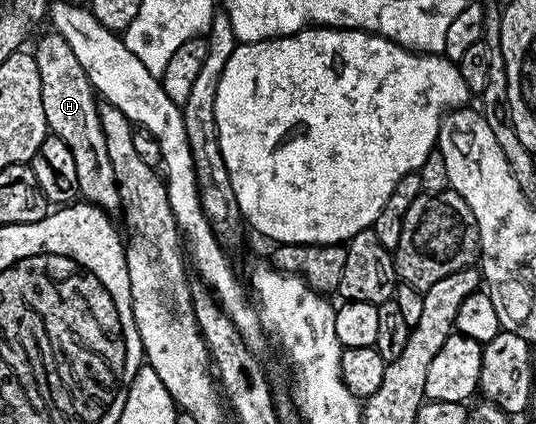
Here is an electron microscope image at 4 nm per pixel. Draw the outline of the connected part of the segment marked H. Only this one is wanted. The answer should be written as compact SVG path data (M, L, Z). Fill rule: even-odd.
M47 33L33 47L33 54L37 61L37 73L41 73L41 105L45 105L47 129L55 139L64 142L72 153L79 195L94 207L101 207L108 213L118 212L117 177L113 177L113 165L109 161L109 149L105 146L105 133L101 129L99 103L89 77L85 77L85 69L81 69L65 37L54 33Z

